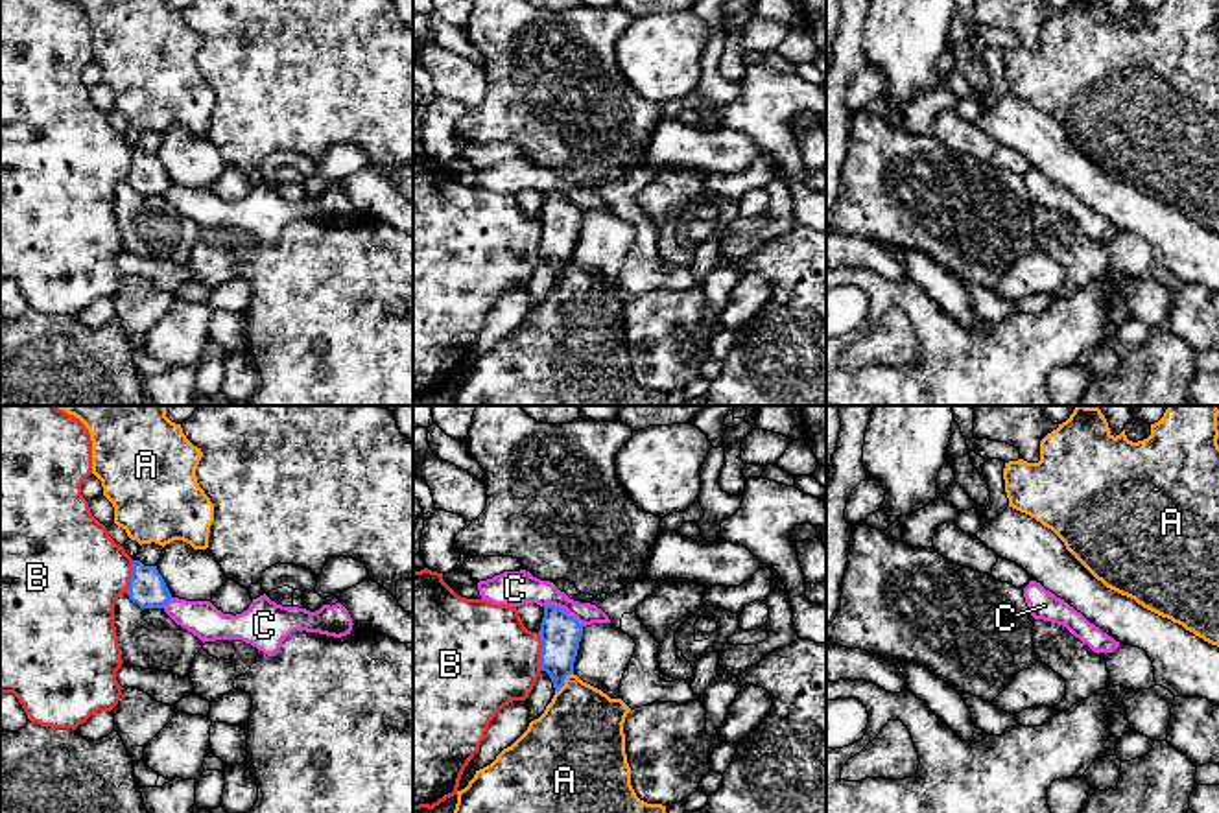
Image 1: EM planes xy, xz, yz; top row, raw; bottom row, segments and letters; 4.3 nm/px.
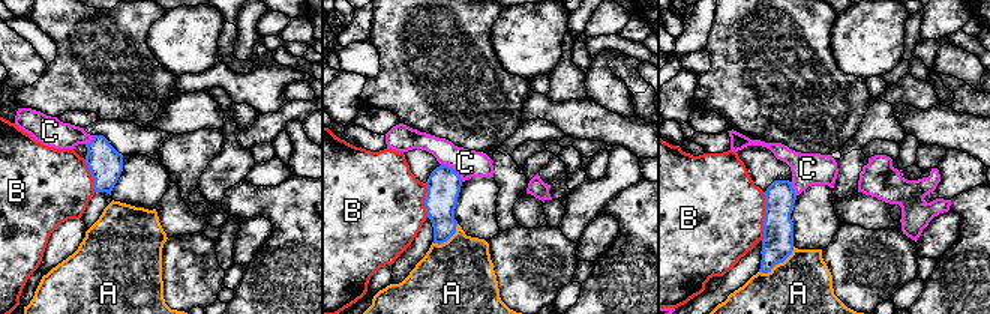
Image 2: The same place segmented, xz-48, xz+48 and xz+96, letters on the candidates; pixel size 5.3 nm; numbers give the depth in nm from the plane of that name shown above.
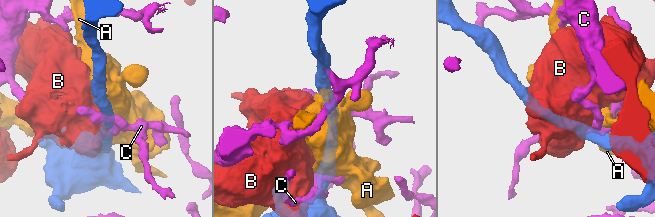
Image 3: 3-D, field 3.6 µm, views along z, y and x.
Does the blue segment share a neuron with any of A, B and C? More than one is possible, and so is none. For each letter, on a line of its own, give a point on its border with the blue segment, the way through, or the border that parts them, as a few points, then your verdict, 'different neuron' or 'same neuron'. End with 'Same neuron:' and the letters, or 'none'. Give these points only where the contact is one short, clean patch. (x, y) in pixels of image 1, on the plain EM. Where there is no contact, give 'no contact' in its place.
A: contact xz (563, 270); different neuron
B: contact xz (541, 238); different neuron
C: contact xz (563, 196); different neuron
Same neuron: none

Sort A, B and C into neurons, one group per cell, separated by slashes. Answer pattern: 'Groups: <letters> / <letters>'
Groups: A / B / C

